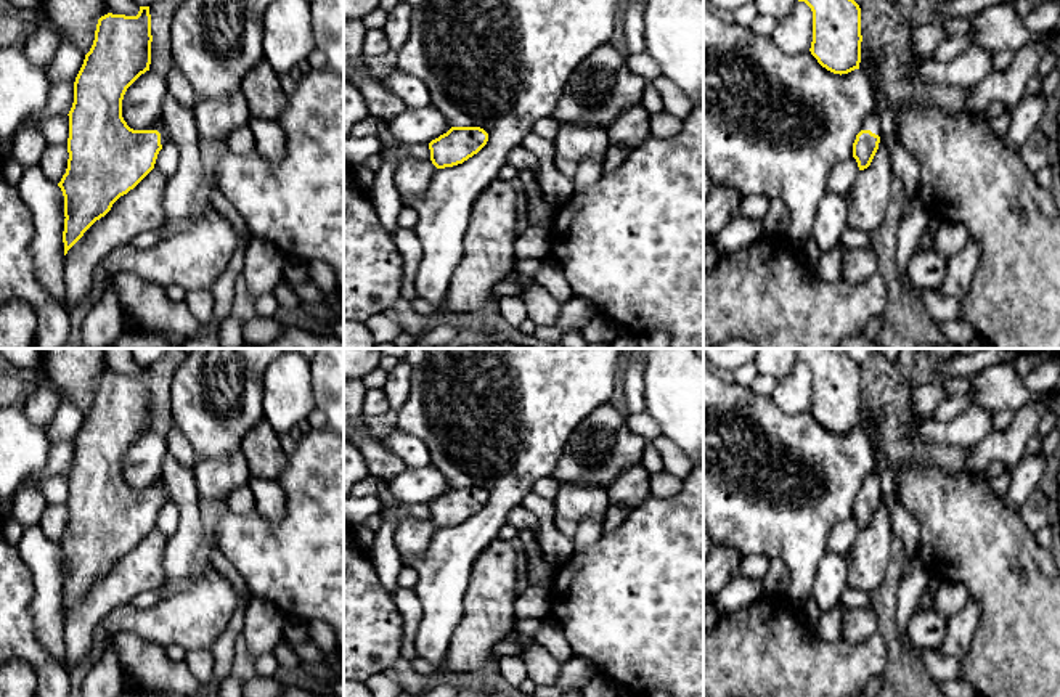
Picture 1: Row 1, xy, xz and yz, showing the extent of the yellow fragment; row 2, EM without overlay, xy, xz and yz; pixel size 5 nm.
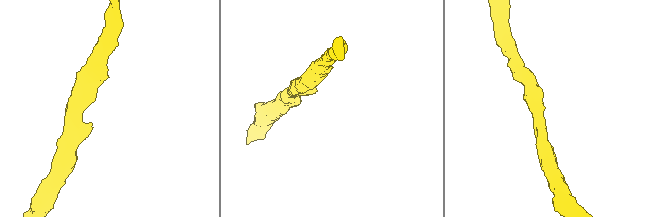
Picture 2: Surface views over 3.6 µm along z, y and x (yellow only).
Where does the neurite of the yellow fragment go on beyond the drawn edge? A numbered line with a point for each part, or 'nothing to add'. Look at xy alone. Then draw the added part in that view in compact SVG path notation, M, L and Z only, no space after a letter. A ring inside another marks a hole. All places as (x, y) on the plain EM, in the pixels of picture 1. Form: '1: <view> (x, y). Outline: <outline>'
1: xy (159, 485). Outline: M162 477L153 485L151 490L157 490L161 493L162 506L169 501L169 493L167 493L165 482L162 480Z

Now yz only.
1: yz (872, 480). Outline: M874 469L864 480L862 488L861 490L870 490L875 495L882 495L882 488L880 488L880 474L877 469Z

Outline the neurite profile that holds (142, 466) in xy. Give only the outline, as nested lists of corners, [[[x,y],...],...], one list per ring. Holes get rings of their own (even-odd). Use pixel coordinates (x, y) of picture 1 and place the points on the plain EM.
[[[154,430],[141,434],[125,451],[122,477],[133,490],[151,490],[162,477],[167,437]]]

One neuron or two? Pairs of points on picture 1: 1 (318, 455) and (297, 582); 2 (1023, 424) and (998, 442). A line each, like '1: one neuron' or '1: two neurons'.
1: one neuron
2: one neuron

